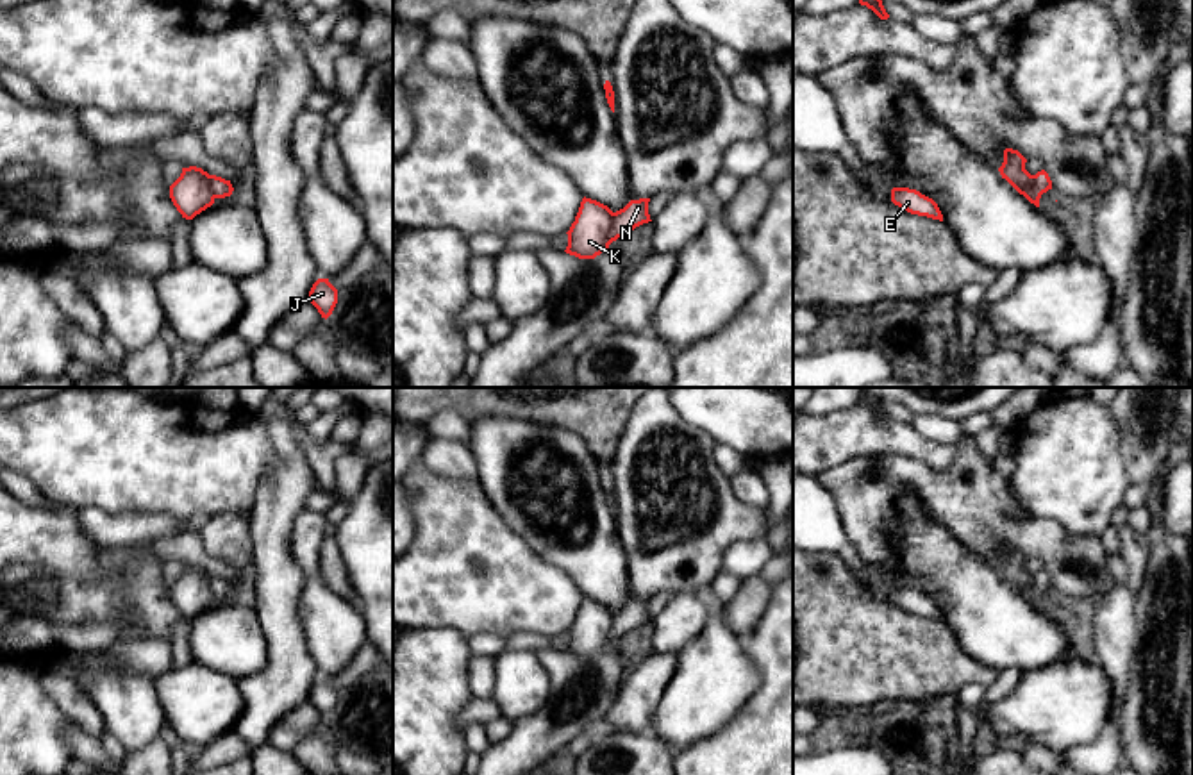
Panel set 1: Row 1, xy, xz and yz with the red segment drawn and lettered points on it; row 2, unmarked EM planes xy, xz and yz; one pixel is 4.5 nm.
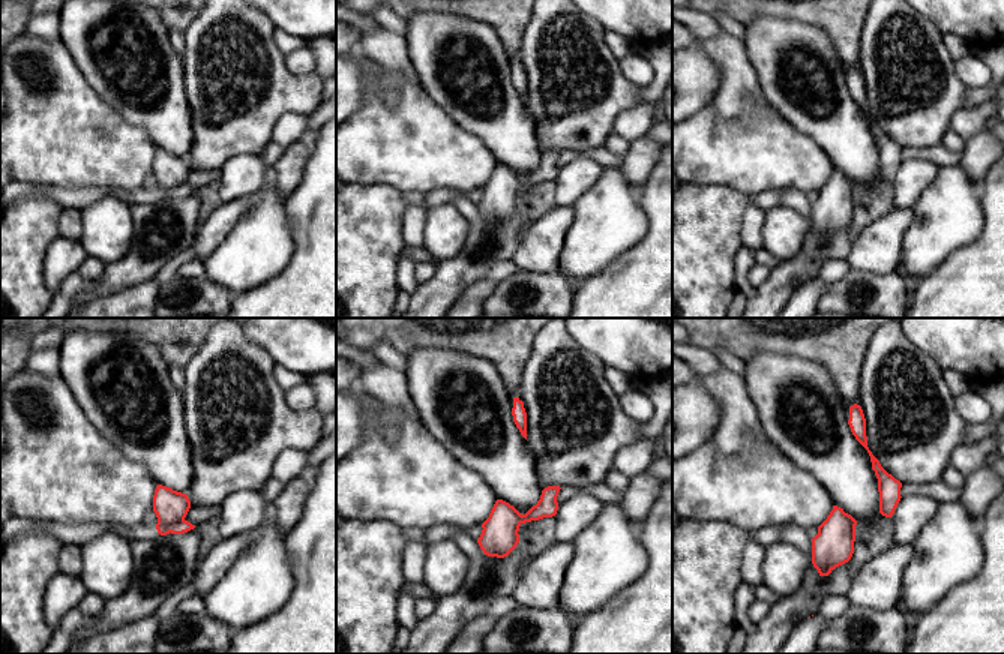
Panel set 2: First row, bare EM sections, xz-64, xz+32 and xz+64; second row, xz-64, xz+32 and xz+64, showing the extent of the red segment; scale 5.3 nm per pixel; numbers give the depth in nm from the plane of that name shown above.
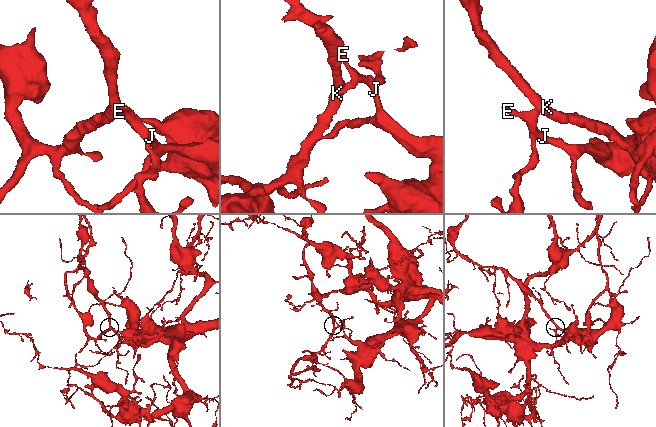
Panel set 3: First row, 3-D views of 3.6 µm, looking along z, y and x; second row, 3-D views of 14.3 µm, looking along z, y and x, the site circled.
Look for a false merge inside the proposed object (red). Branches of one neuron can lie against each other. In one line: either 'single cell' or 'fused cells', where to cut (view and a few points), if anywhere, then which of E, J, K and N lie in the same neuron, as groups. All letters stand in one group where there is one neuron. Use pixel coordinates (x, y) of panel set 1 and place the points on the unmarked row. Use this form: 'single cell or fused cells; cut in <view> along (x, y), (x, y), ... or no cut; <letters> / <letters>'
fused cells; cut in xz along (615, 613), (608, 643); E J N / K

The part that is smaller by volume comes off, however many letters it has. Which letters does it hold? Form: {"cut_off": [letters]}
{"cut_off": ["K"]}

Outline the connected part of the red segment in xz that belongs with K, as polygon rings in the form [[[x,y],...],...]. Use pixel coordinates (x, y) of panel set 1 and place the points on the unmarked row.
[[[582,598],[575,621],[568,634],[566,654],[579,659],[595,659],[609,648],[607,638],[614,612],[591,598]]]

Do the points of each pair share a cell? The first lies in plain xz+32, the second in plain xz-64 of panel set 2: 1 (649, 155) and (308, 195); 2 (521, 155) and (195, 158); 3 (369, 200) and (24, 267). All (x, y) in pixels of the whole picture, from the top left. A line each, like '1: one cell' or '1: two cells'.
1: two cells
2: two cells
3: one cell

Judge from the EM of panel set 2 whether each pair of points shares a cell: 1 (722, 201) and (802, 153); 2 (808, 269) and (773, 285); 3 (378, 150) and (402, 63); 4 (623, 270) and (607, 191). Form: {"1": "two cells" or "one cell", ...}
{"1": "two cells", "2": "one cell", "3": "two cells", "4": "two cells"}

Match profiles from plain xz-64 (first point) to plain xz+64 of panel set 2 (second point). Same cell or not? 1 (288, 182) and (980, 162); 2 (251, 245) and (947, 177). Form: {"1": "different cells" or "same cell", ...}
{"1": "same cell", "2": "same cell"}

